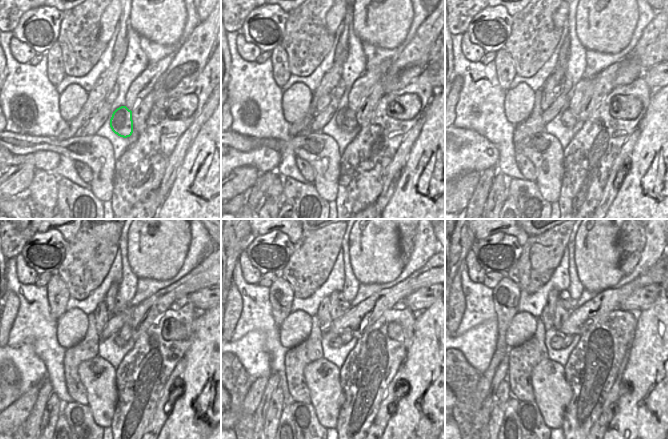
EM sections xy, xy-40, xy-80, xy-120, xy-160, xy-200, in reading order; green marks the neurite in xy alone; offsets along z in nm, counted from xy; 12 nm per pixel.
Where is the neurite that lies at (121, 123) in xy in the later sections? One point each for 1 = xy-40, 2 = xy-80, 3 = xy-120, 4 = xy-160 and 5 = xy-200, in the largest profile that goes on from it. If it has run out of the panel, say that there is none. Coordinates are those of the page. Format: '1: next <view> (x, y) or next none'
1: next xy-40 (346, 120)
2: next xy-80 (569, 119)
3: next xy-120 (118, 340)
4: next xy-160 (336, 342)
5: next xy-200 (556, 342)

